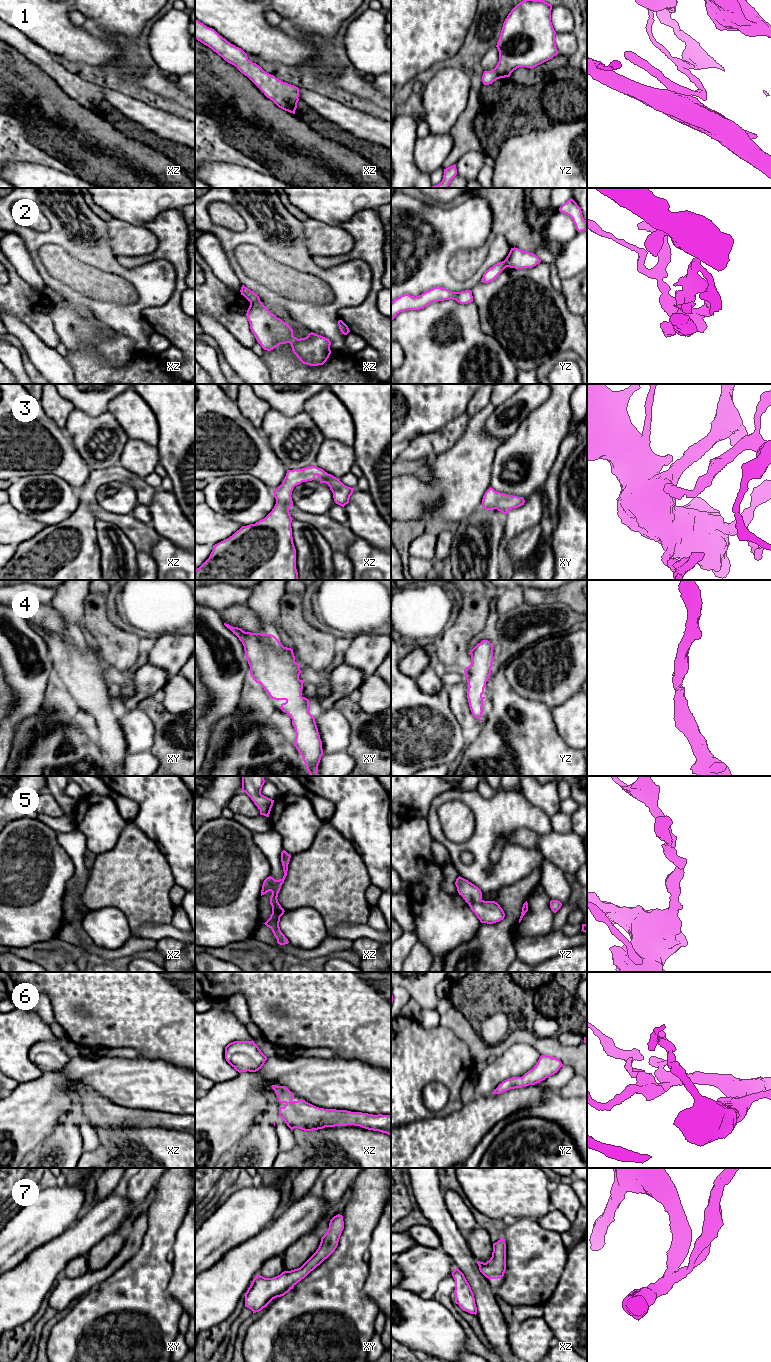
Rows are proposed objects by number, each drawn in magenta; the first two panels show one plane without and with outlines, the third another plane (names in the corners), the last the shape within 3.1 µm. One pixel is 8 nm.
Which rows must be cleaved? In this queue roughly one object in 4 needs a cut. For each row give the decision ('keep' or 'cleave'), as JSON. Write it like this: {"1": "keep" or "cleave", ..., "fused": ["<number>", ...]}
{"1": "keep", "2": "cleave", "3": "keep", "4": "keep", "5": "keep", "6": "keep", "7": "keep", "fused": ["2"]}

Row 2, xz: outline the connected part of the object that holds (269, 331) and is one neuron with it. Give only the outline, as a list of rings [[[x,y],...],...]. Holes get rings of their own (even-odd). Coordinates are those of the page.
[[[261,301],[250,303],[246,313],[250,329],[264,350],[271,351],[280,344],[290,343],[293,353],[303,364],[323,365],[331,354],[329,339],[309,333],[305,338],[293,336],[293,329],[272,314]]]

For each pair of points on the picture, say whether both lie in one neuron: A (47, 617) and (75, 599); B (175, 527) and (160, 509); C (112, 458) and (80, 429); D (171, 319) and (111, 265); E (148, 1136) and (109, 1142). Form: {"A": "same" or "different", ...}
{"A": "different", "B": "same", "C": "same", "D": "different", "E": "same"}

